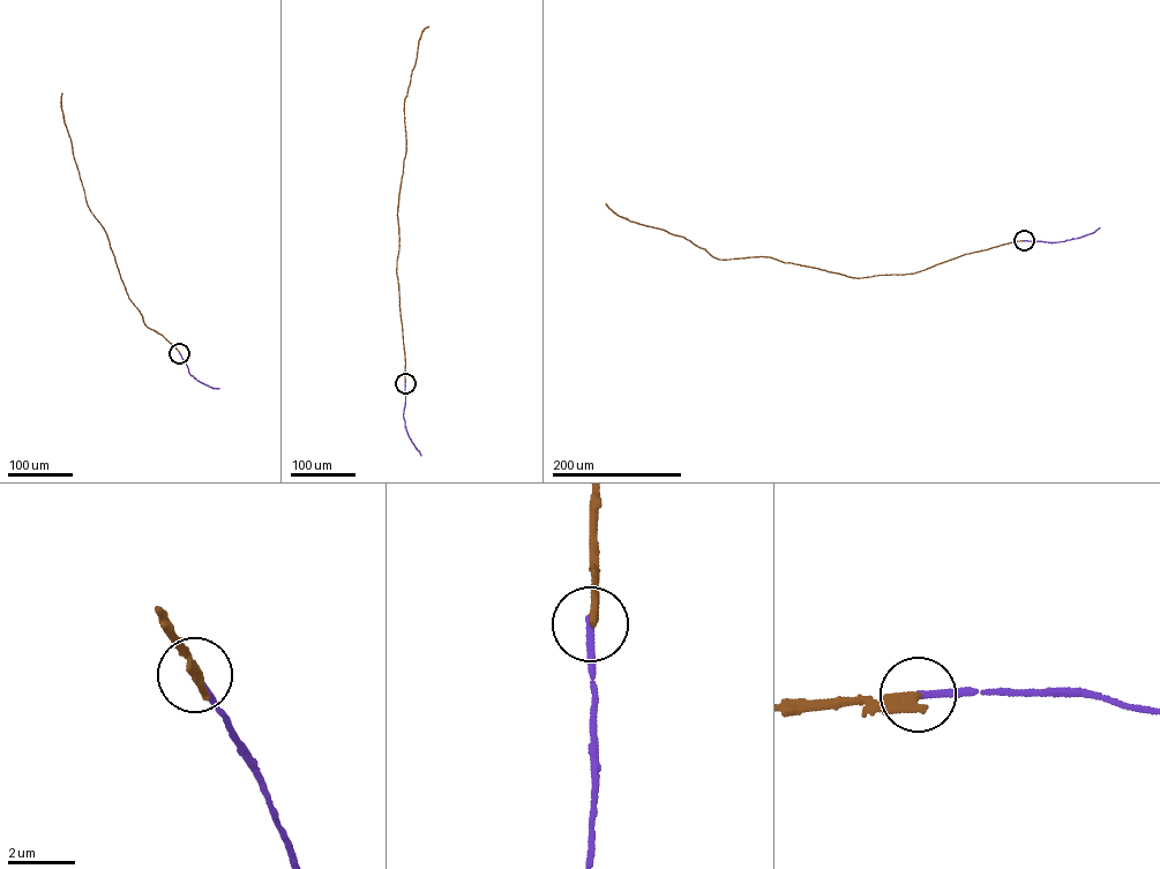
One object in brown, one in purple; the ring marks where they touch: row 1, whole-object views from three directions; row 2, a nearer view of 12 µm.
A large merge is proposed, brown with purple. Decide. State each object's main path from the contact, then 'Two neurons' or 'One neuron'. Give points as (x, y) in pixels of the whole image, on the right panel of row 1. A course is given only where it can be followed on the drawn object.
Course of brown: (1024, 240), (966, 254), (913, 272), (853, 277), (769, 256), (718, 259), (683, 237), (619, 216), (606, 203). Course of purple: (1024, 240), (1063, 241), (1099, 227). Two neurons

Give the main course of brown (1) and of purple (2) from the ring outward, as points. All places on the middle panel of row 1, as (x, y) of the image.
1: (405, 383), (396, 270), (397, 209), (406, 150), (404, 103), (418, 40), (428, 27)
2: (405, 383), (405, 428), (421, 456)

